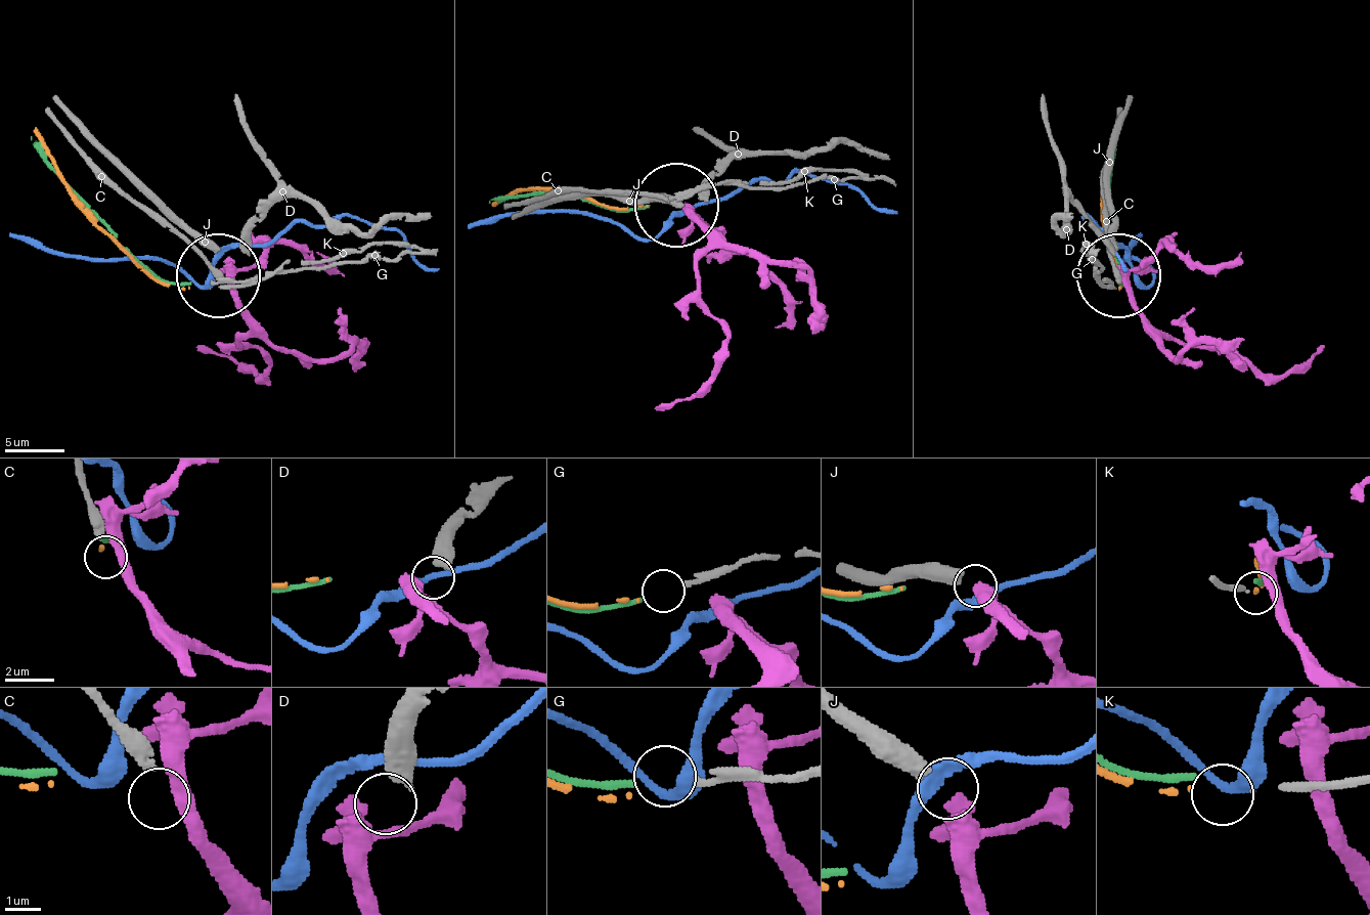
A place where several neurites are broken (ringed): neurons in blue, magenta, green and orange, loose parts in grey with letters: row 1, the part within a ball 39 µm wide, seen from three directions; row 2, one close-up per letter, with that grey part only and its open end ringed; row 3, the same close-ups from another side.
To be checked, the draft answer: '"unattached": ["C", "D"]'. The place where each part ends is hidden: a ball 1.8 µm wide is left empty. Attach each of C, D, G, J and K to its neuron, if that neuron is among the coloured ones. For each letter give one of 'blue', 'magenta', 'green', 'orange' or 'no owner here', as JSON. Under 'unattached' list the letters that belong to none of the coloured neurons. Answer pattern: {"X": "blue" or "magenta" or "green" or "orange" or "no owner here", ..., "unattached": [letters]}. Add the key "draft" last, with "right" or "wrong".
{"C": "no owner here", "D": "no owner here", "G": "green", "J": "magenta", "K": "orange", "unattached": ["C", "D"], "draft": "right"}

